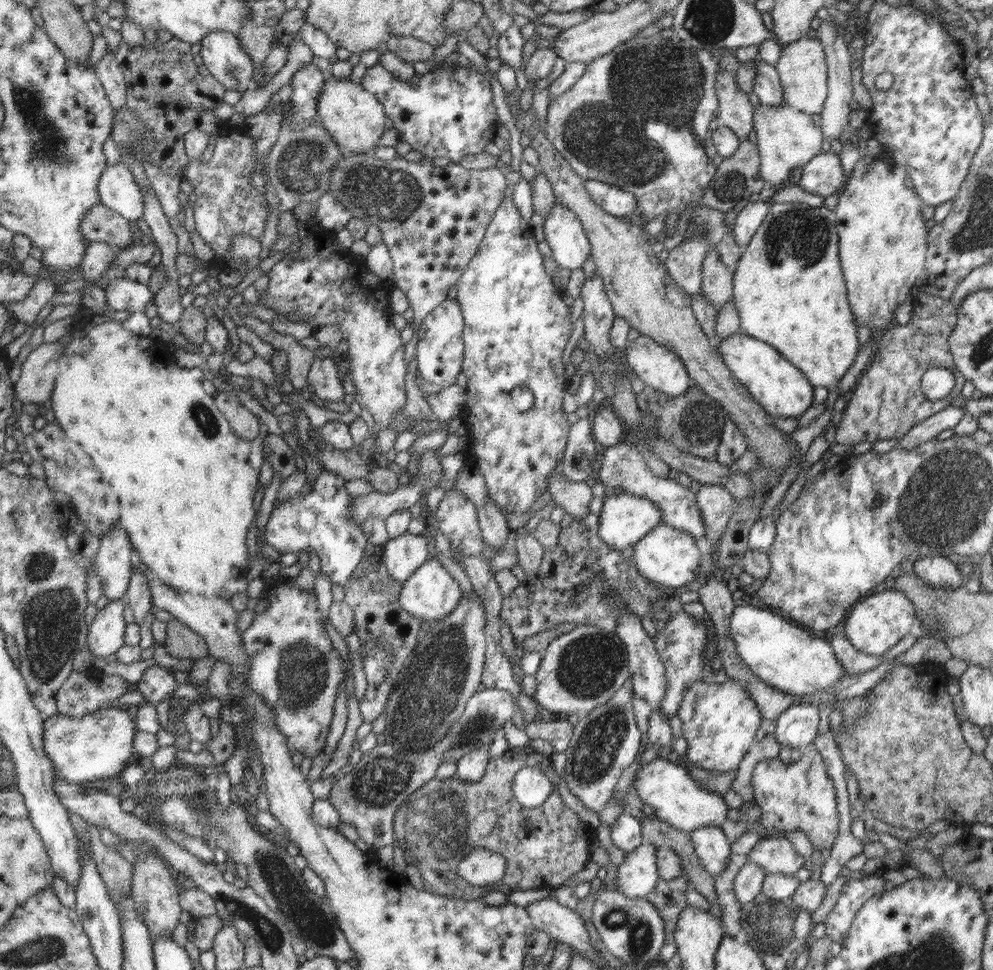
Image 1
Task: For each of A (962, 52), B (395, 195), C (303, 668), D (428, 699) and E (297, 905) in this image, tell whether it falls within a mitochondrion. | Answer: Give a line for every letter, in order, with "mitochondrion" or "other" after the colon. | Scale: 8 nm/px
A: other
B: mitochondrion
C: mitochondrion
D: mitochondrion
E: mitochondrion

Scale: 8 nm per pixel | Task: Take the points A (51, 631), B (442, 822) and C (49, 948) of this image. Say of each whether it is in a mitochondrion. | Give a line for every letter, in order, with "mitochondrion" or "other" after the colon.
A: mitochondrion
B: mitochondrion
C: mitochondrion

